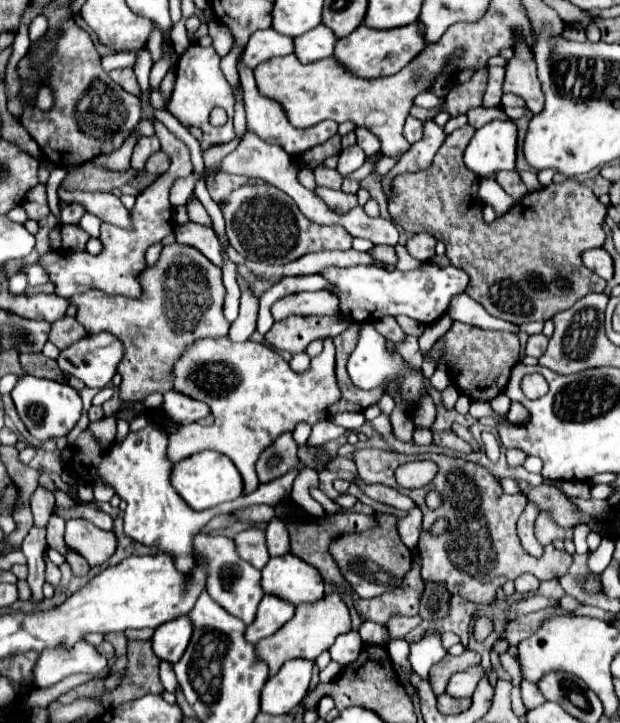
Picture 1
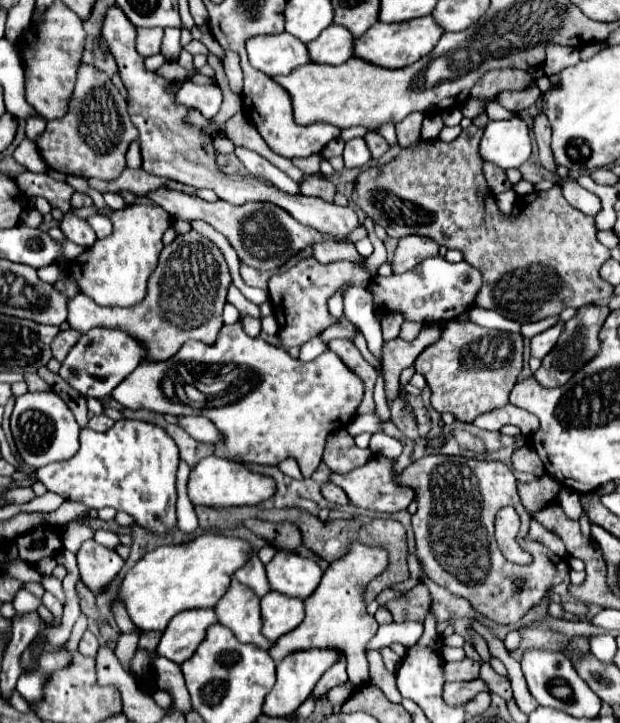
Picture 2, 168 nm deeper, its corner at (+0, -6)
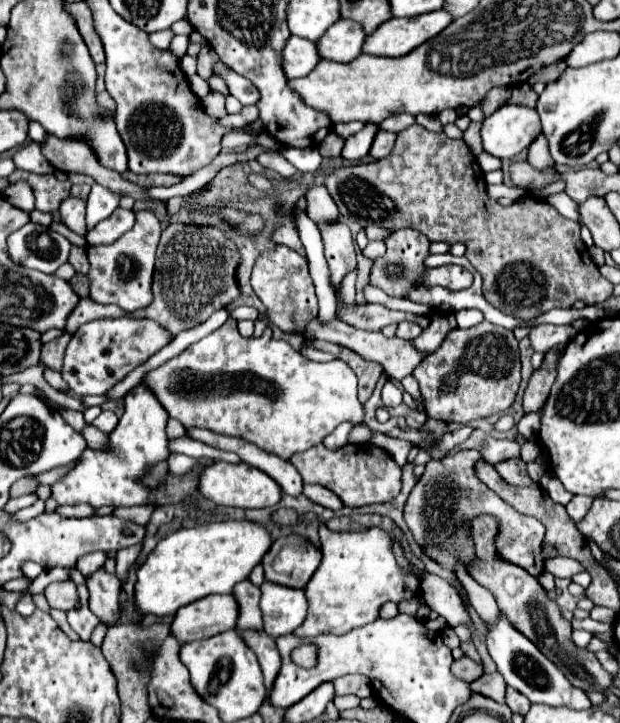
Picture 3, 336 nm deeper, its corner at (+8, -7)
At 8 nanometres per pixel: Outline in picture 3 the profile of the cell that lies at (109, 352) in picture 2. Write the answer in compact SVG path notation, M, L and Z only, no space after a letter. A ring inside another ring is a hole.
M118 317L118 319L98 319L84 323L68 343L62 377L70 385L70 391L76 397L84 395L104 395L112 389L122 377L126 377L132 369L142 365L150 355L160 351L172 341L170 333L162 329L152 319L132 319L132 317Z

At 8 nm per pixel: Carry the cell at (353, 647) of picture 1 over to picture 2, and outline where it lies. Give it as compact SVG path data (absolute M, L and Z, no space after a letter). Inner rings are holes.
M342 654L342 660L338 660L338 664L334 664L334 668L326 670L324 676L318 680L318 684L316 684L316 688L314 688L314 694L316 694L318 698L322 698L322 696L326 696L326 692L328 692L332 686L342 684L342 682L346 682L346 680L348 680L348 676L346 676L346 656Z

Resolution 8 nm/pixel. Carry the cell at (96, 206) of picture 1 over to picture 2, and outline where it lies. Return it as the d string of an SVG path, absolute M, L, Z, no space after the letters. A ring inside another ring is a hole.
M34 172L20 174L18 186L24 194L46 198L52 206L58 206L62 212L70 210L70 198L72 194L76 194L76 190L70 184L54 180L48 174L34 174Z

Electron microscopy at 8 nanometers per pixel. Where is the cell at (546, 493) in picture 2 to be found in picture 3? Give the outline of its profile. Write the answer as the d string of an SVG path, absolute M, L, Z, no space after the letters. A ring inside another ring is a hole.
M514 457L514 459L506 459L502 463L496 463L494 469L500 473L500 477L512 485L528 485L534 487L536 483L528 477L526 473L526 463L522 461L522 457Z

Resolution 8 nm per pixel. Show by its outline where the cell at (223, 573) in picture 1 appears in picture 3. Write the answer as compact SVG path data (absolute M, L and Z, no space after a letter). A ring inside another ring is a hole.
M238 631L242 635L242 639L248 643L248 647L256 653L258 661L260 661L260 667L262 667L262 673L264 673L264 685L266 685L266 693L270 695L272 691L272 685L276 681L276 675L282 667L280 663L280 653L276 649L276 643L274 639L270 639L266 633L246 633L246 631Z

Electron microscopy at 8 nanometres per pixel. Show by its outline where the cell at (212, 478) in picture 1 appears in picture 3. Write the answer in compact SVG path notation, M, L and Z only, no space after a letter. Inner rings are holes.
M216 461L202 471L200 493L218 505L244 507L244 509L272 507L282 499L280 485L274 479L270 479L270 475L266 475L264 471L260 471L248 463L236 463L234 465L234 463L224 463L224 461Z

